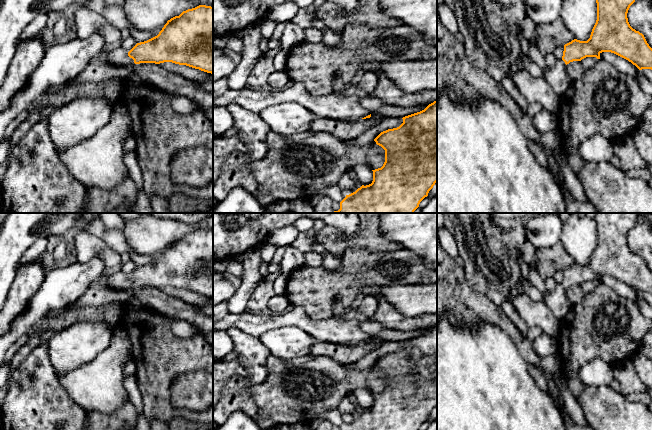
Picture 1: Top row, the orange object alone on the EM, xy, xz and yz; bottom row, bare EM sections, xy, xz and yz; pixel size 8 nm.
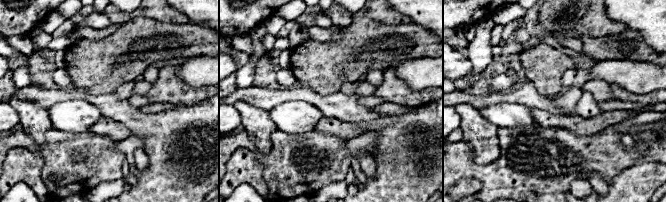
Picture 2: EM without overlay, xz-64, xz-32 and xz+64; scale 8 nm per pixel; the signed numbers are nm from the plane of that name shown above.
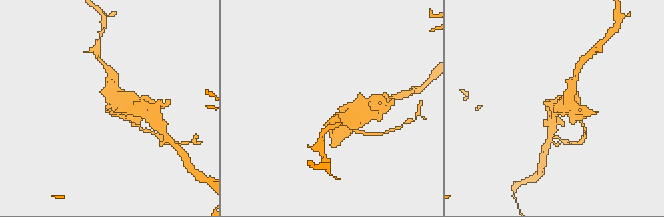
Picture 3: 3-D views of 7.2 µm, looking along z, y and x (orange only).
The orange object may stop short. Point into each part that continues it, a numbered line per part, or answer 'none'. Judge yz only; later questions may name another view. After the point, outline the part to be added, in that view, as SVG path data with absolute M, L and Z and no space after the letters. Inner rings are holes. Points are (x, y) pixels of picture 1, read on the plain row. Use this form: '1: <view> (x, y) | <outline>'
1: yz (556, 300) | M562 282L558 283L553 291L545 291L543 302L557 314L559 319L566 317L569 311L569 302L566 297L566 288Z

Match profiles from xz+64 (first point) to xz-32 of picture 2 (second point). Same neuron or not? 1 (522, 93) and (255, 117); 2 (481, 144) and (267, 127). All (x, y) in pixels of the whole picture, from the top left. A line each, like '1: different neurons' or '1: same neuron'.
1: different neurons
2: same neuron

